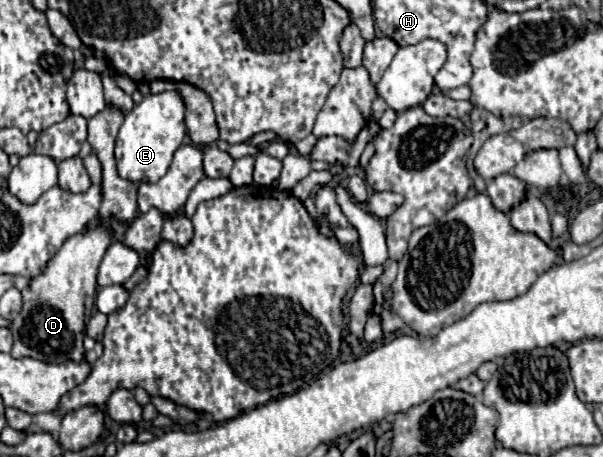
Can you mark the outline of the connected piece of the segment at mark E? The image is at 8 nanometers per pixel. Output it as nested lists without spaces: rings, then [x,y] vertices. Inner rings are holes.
[[[178,92],[144,96],[144,100],[138,106],[134,106],[132,112],[126,114],[116,138],[116,166],[120,178],[130,180],[134,184],[160,180],[166,174],[172,156],[180,148],[184,136],[184,102],[178,96]]]

